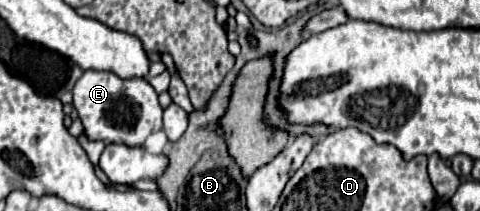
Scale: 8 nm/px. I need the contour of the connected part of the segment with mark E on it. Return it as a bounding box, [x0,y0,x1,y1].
[73,71,163,147]

